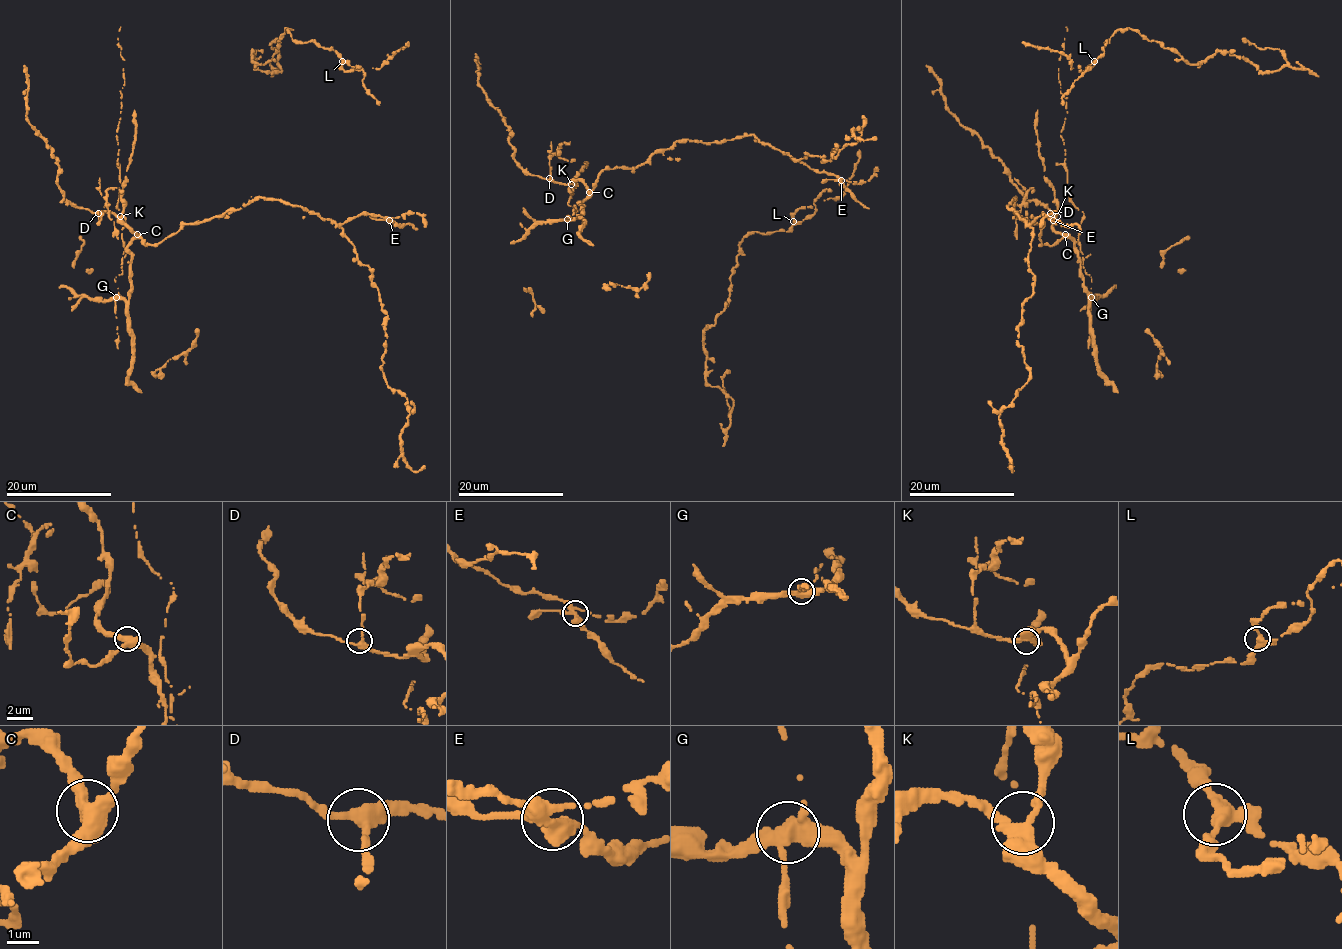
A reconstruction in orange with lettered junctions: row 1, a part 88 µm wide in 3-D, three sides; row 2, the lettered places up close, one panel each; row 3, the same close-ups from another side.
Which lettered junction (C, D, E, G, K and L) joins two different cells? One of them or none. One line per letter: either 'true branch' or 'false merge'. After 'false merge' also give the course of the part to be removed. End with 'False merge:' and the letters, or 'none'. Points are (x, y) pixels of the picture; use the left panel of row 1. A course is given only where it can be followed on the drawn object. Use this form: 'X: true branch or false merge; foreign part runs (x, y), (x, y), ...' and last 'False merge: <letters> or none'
C: true branch
D: true branch
E: true branch
G: false merge; foreign part runs (116, 298), (125, 224), (116, 207), (116, 135), (124, 85), (120, 27)
K: true branch
L: true branch
False merge: G

